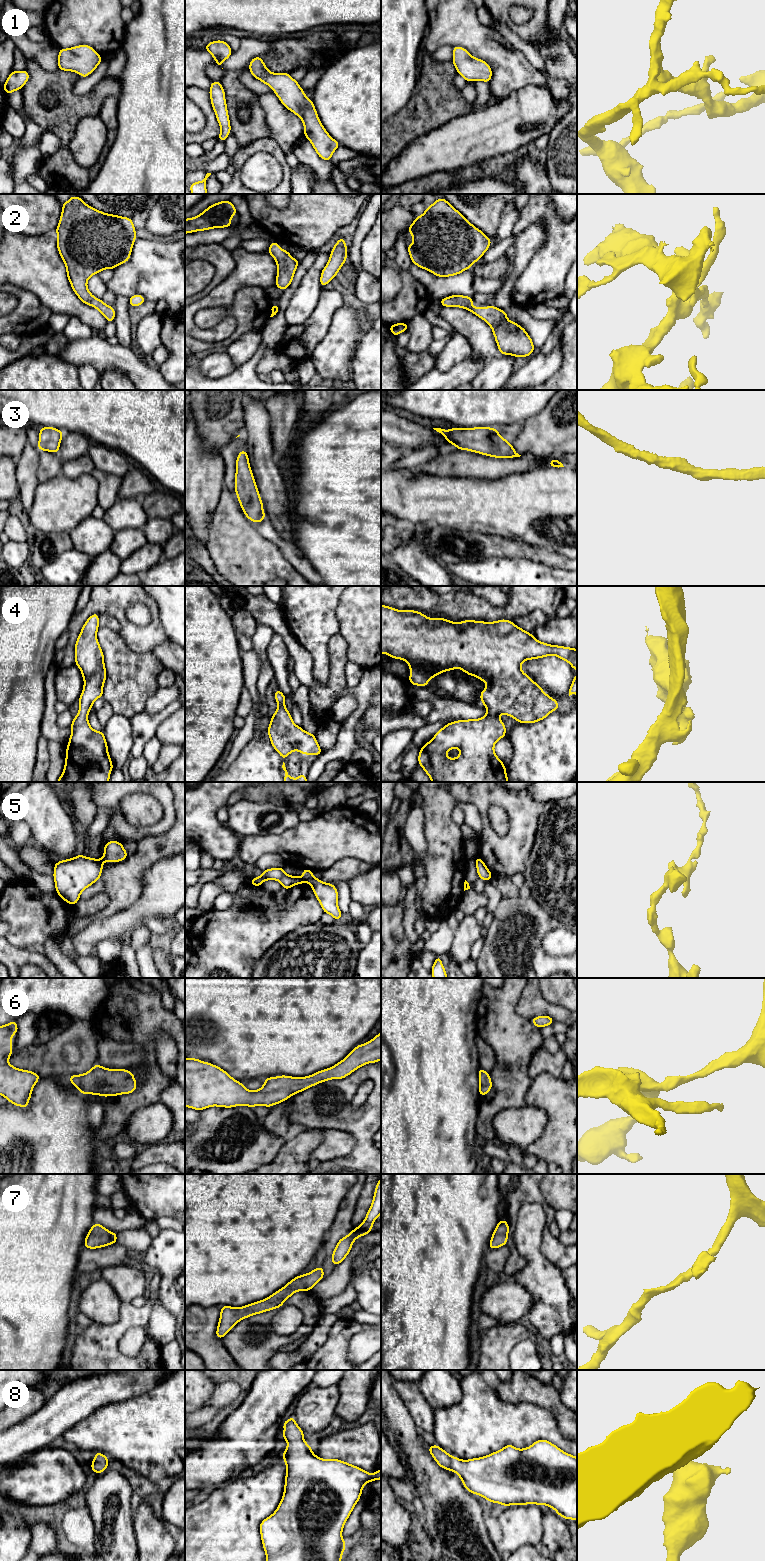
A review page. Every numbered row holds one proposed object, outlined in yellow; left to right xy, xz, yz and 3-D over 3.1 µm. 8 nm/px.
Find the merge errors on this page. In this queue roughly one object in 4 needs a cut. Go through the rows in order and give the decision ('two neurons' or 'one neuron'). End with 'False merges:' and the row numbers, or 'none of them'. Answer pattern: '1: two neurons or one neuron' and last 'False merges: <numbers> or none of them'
1: one neuron
2: one neuron
3: one neuron
4: one neuron
5: two neurons
6: one neuron
7: one neuron
8: one neuron
False merges: 5

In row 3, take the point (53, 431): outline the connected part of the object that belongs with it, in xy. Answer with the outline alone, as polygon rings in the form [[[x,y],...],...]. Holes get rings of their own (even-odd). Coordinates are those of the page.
[[[41,427],[37,448],[58,454],[63,434],[64,432],[54,427]]]

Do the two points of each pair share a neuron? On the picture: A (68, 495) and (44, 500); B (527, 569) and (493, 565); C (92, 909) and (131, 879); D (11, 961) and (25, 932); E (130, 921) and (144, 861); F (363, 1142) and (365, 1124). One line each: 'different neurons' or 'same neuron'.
A: same neuron
B: same neuron
C: different neurons
D: different neurons
E: different neurons
F: same neuron

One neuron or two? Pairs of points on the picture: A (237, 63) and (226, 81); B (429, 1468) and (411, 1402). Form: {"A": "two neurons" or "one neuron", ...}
{"A": "two neurons", "B": "two neurons"}

